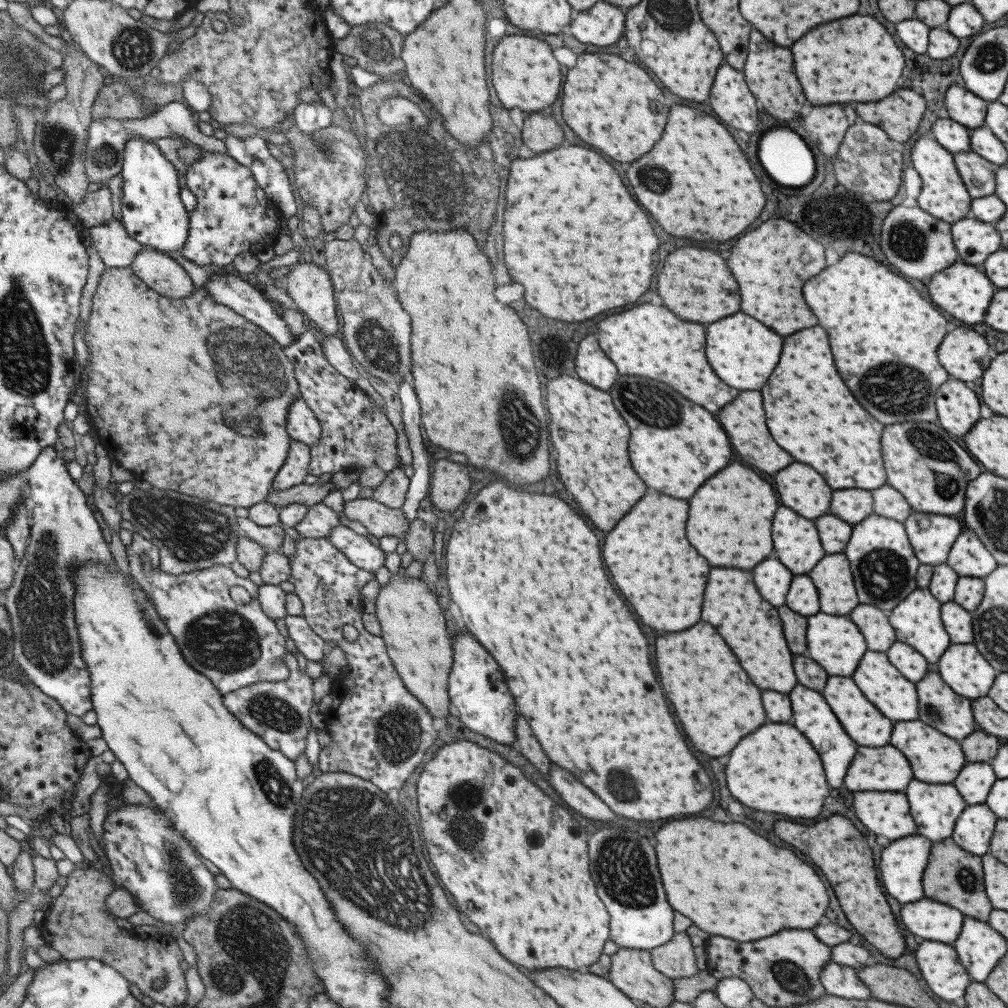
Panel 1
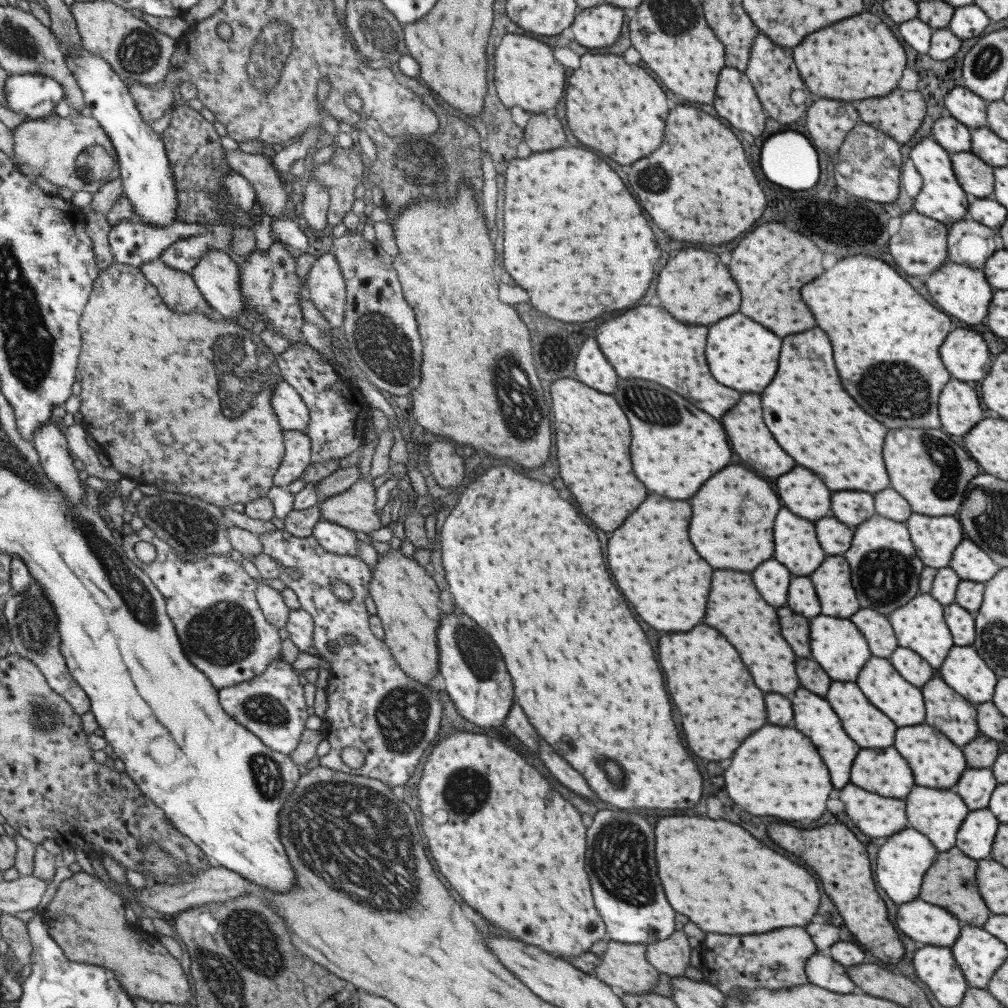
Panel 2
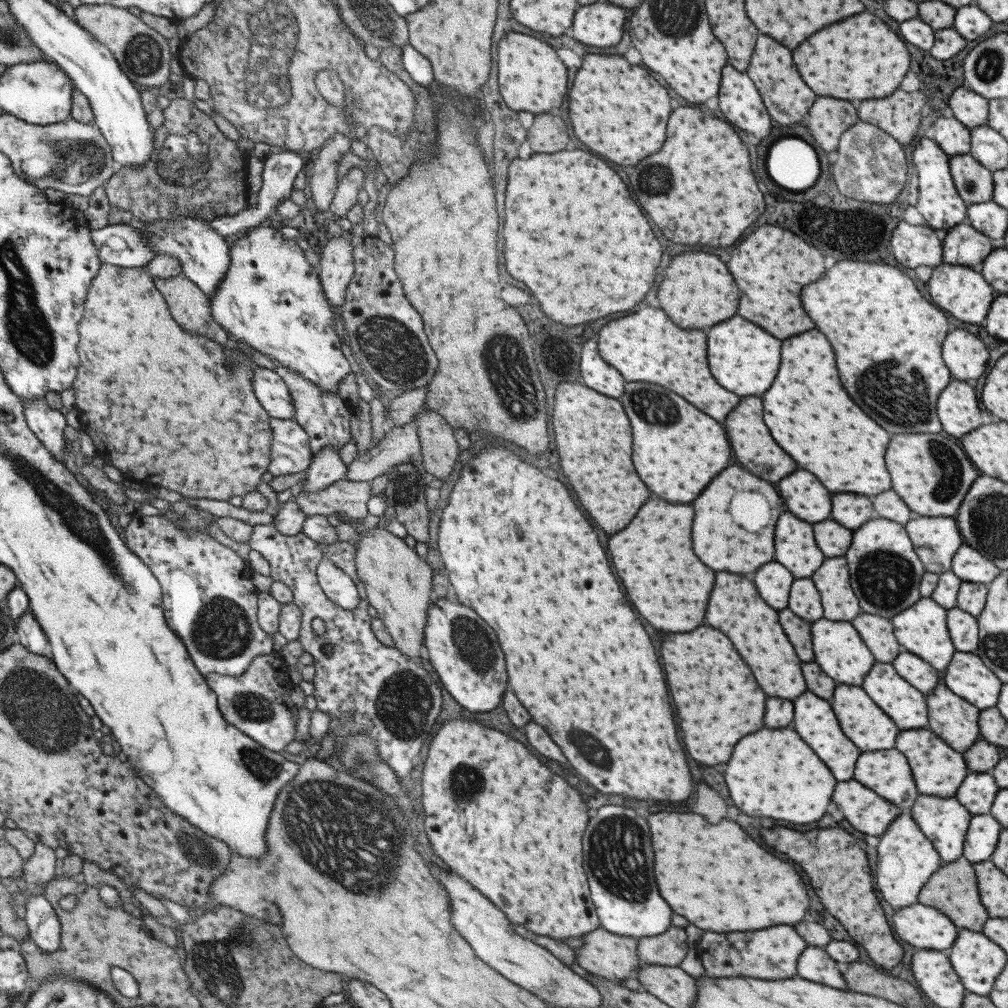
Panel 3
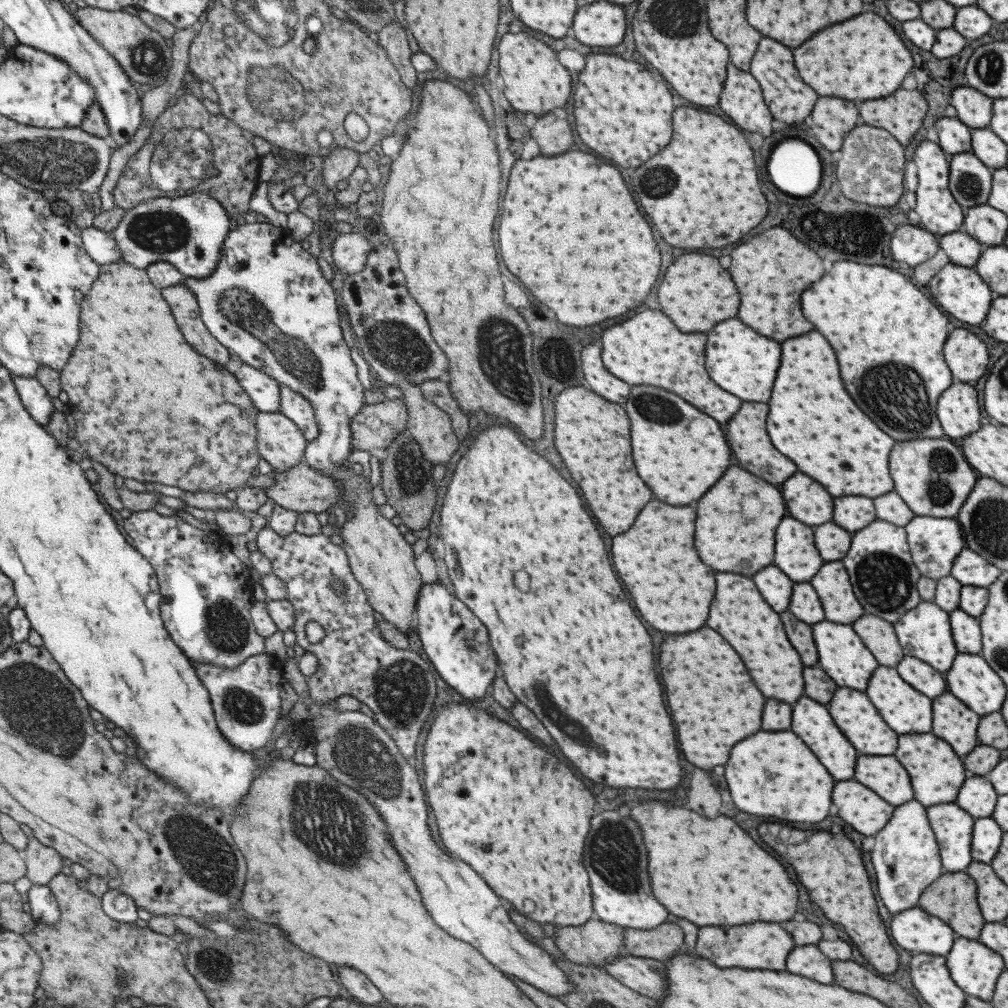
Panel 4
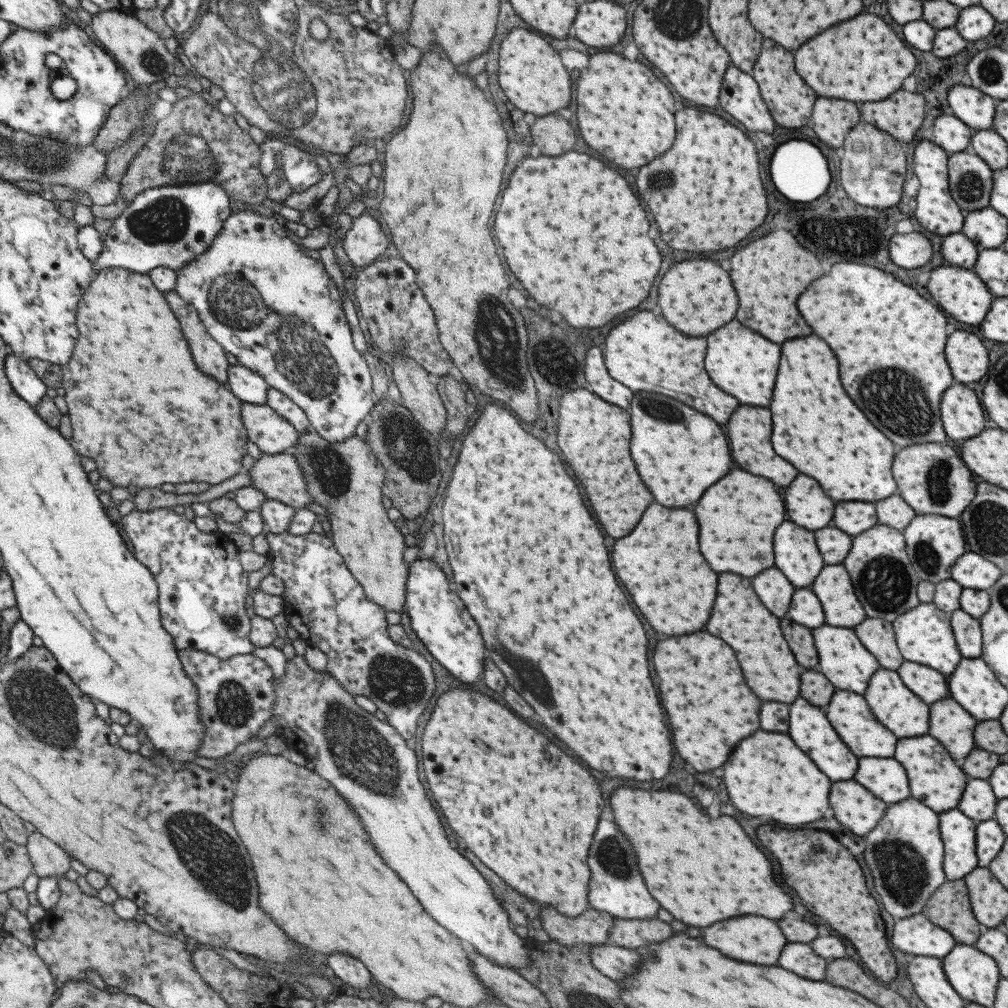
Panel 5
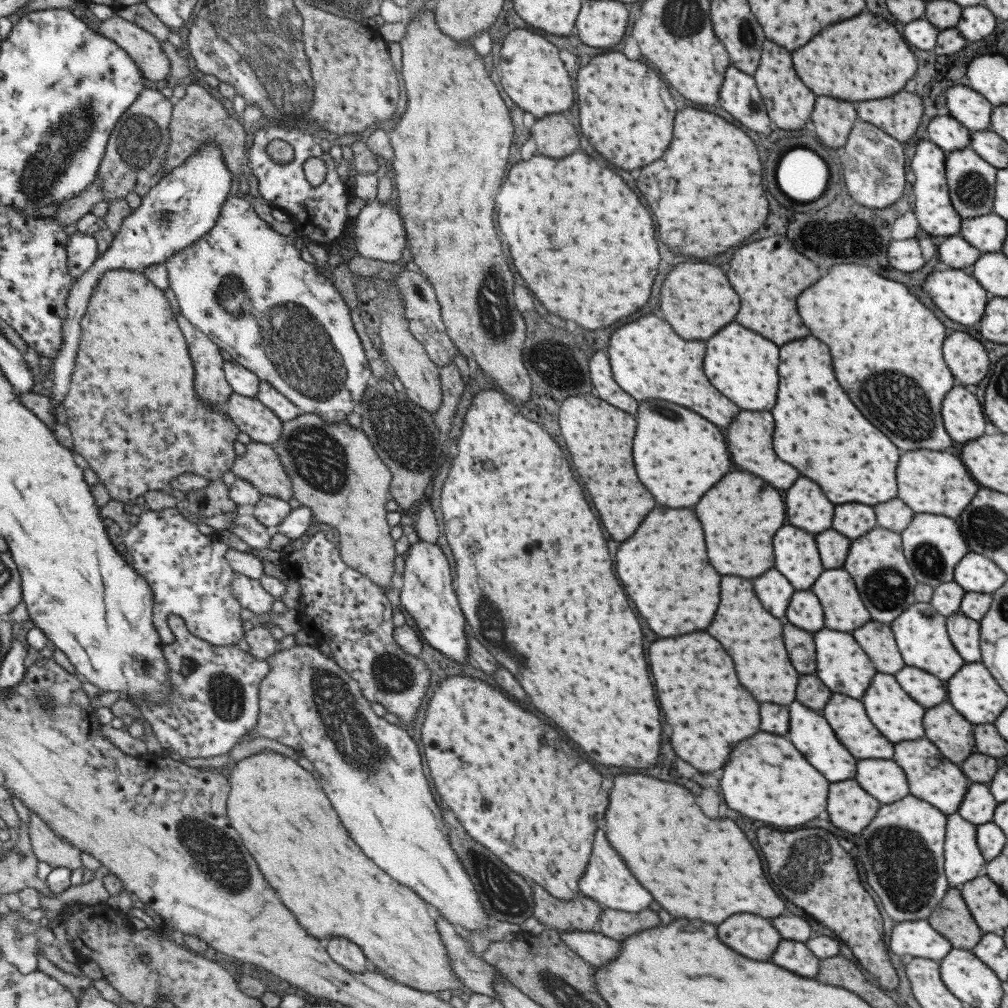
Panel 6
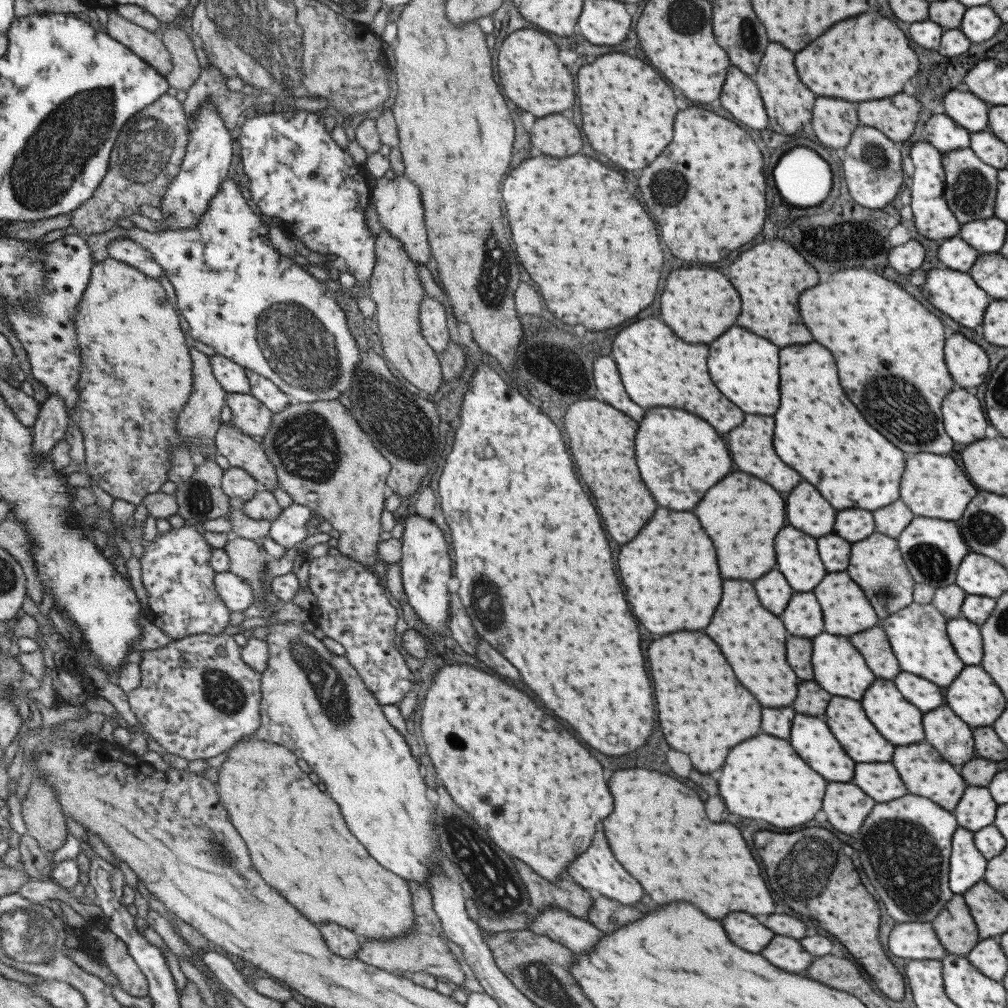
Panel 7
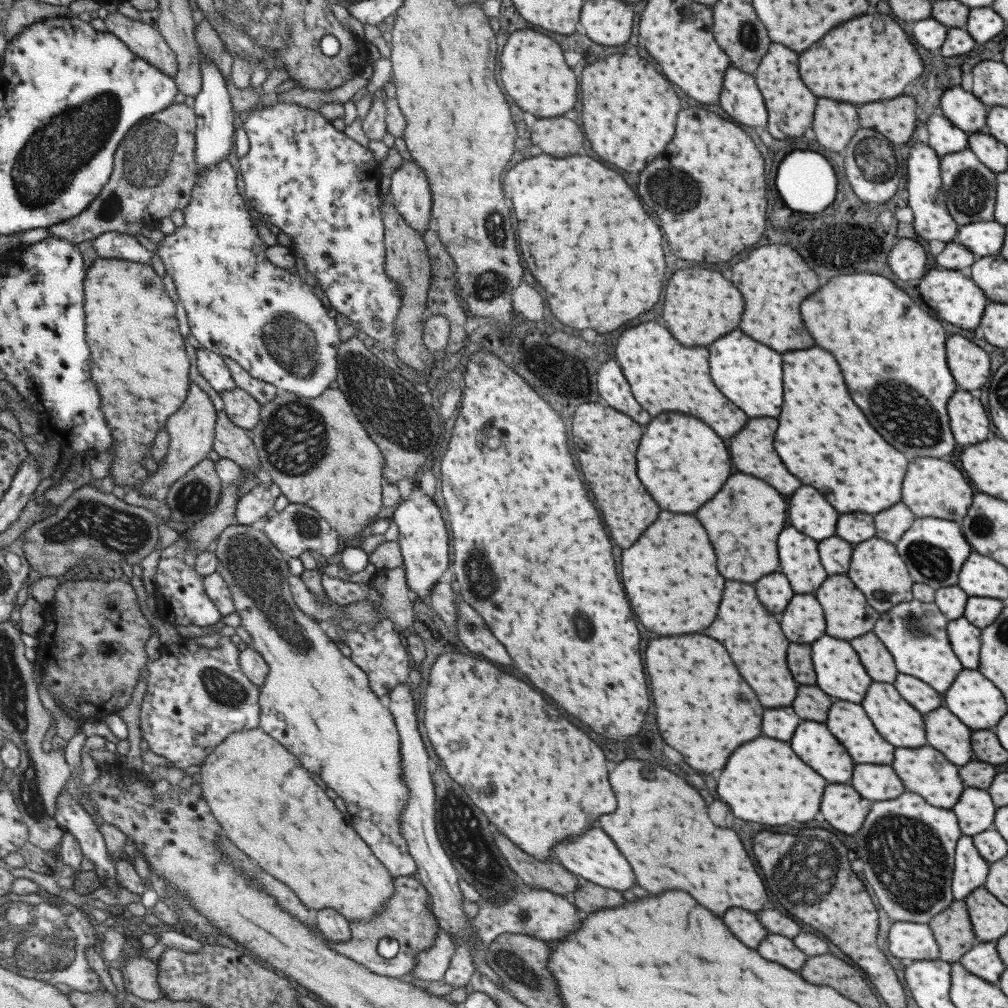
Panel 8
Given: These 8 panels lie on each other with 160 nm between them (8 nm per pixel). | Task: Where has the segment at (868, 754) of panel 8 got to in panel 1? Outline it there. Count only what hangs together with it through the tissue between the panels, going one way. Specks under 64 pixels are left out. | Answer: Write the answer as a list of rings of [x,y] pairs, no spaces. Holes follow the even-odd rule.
[[[829,676],[825,682],[825,688],[821,692],[821,696],[825,698],[827,706],[831,708],[831,712],[837,716],[837,720],[843,724],[843,730],[851,736],[851,740],[855,740],[859,746],[885,746],[889,742],[891,736],[891,720],[887,720],[885,716],[881,716],[865,698],[863,694],[857,690],[857,686],[853,684],[851,678],[843,678],[843,676]]]

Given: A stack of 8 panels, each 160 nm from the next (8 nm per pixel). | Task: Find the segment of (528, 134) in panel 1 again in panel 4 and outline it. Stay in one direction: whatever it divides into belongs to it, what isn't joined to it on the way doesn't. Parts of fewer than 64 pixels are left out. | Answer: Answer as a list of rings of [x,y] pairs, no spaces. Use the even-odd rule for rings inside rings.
[[[545,114],[532,126],[531,138],[537,142],[541,154],[559,154],[559,152],[565,152],[571,146],[571,128],[565,120],[557,118],[553,114]]]

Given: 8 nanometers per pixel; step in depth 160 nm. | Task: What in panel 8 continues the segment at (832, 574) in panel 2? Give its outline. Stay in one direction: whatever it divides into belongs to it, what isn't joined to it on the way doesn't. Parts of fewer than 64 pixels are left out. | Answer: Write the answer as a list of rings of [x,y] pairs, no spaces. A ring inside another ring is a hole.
[[[843,574],[839,576],[827,576],[827,580],[815,590],[815,598],[823,608],[825,614],[825,634],[827,636],[835,636],[839,640],[851,640],[857,638],[865,632],[869,632],[873,628],[873,622],[877,620],[877,612],[867,604],[866,598],[855,586],[851,584],[851,580]]]

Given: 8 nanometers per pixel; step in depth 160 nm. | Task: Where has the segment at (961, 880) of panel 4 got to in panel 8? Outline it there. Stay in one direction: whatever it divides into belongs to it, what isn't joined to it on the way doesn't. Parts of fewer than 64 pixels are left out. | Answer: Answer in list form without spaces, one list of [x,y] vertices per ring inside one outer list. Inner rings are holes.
[[[961,900],[951,902],[926,924],[931,929],[938,946],[939,959],[943,962],[958,962],[973,945],[979,943],[971,932],[967,910]]]

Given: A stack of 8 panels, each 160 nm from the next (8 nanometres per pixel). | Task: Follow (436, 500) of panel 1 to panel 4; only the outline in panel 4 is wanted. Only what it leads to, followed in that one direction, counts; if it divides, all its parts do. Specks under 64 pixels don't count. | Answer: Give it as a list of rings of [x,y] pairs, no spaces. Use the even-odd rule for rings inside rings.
[[[405,383],[399,388],[402,392],[402,401],[406,408],[406,429],[410,435],[417,441],[421,449],[423,458],[431,461],[431,464],[445,464],[457,450],[457,437],[452,431],[450,418],[446,412],[437,408],[432,402],[429,402],[420,391],[418,385]]]

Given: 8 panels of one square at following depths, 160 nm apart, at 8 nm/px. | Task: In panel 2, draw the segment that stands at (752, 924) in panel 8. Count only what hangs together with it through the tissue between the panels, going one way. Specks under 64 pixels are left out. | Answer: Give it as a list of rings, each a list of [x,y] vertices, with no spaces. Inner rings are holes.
[[[777,928],[763,934],[747,934],[747,936],[719,936],[705,934],[701,944],[701,970],[710,985],[717,988],[723,996],[733,989],[751,990],[751,988],[767,988],[779,990],[797,984],[807,984],[803,972],[803,962],[815,952],[809,934],[803,928]]]

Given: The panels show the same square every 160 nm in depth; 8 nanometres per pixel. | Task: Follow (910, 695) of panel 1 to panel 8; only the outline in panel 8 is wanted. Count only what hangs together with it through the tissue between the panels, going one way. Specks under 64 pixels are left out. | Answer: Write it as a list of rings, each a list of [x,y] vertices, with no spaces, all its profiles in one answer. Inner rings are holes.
[[[873,682],[867,688],[865,698],[861,700],[861,706],[863,706],[867,718],[873,722],[875,730],[895,748],[917,748],[917,746],[925,744],[925,730],[923,730],[921,714],[917,710],[913,710],[901,696],[897,696],[897,692],[891,684]]]

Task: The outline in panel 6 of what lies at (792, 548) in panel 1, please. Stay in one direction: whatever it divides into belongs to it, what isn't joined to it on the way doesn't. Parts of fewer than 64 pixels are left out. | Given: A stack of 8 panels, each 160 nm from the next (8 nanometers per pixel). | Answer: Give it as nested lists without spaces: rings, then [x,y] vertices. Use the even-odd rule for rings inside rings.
[[[781,526],[775,532],[773,556],[775,570],[781,572],[795,590],[807,590],[823,570],[813,536],[793,526]]]

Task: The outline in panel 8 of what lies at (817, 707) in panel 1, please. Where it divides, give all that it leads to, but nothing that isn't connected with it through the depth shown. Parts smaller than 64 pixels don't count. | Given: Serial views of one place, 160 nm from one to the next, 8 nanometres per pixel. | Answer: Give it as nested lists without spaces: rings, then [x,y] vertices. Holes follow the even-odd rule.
[[[801,722],[795,728],[789,744],[797,758],[817,770],[817,774],[827,782],[841,784],[851,778],[851,758],[823,724]]]

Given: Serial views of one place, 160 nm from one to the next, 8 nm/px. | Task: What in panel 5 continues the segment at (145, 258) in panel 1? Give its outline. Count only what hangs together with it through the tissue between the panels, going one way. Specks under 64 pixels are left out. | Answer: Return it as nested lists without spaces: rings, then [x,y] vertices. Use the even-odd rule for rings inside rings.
[[[176,290],[167,292],[166,299],[170,301],[171,308],[175,308],[175,316],[179,316],[183,324],[187,342],[195,352],[195,362],[199,364],[199,368],[203,368],[203,372],[207,372],[215,380],[227,384],[231,364],[226,349],[211,336],[198,310],[183,300]]]

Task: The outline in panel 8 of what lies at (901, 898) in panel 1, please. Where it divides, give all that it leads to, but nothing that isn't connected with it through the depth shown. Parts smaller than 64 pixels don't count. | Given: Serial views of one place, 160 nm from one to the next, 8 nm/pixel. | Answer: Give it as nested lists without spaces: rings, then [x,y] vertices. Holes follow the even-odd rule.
[[[903,792],[893,800],[871,804],[863,826],[851,836],[851,840],[855,842],[853,850],[857,858],[863,862],[863,876],[871,886],[877,904],[891,920],[926,924],[931,916],[953,902],[954,848],[960,835],[956,816],[951,809],[935,808],[917,794]],[[893,834],[901,834],[903,838],[893,838]]]

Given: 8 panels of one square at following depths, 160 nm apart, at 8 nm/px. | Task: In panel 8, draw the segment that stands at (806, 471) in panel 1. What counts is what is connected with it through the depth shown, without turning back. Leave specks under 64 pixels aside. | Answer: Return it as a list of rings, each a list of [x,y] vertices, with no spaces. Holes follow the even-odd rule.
[[[801,486],[793,492],[787,504],[789,524],[813,540],[823,540],[835,534],[837,512],[811,486]]]

